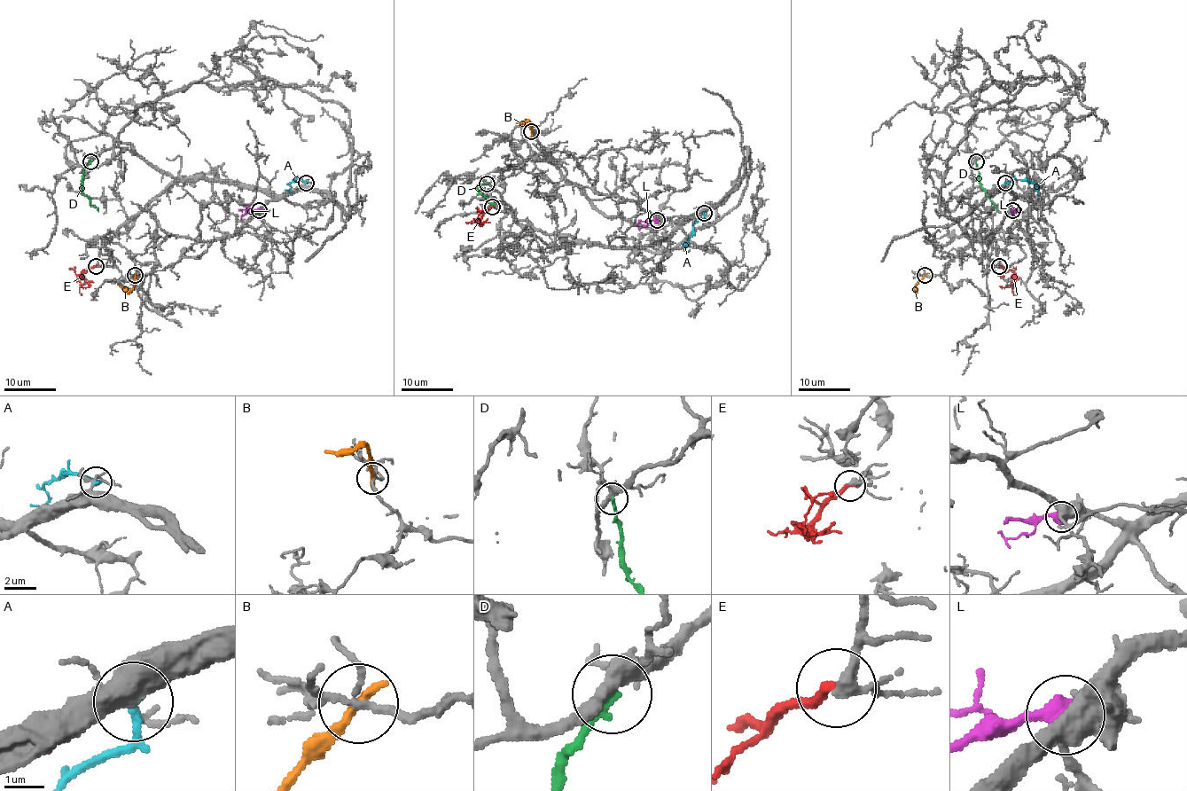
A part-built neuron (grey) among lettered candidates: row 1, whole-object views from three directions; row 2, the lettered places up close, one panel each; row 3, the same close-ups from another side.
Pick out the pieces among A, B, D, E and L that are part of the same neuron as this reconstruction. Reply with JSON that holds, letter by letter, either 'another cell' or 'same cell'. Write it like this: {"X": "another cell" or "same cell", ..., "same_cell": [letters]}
{"A": "another cell", "B": "another cell", "D": "another cell", "E": "same cell", "L": "another cell", "same_cell": ["E"]}

